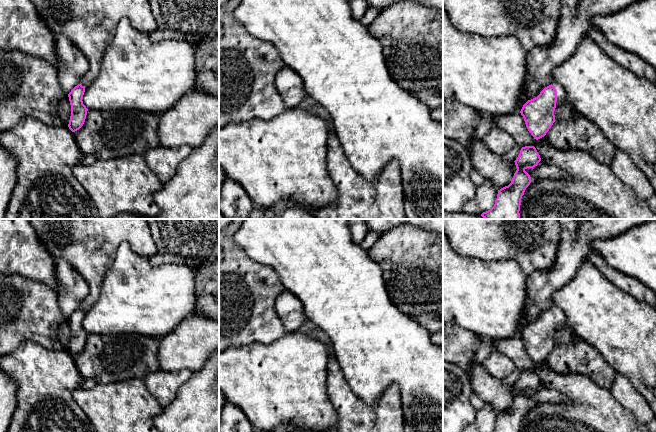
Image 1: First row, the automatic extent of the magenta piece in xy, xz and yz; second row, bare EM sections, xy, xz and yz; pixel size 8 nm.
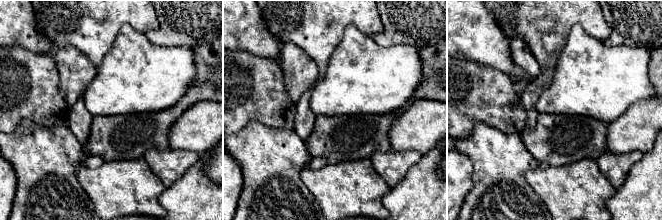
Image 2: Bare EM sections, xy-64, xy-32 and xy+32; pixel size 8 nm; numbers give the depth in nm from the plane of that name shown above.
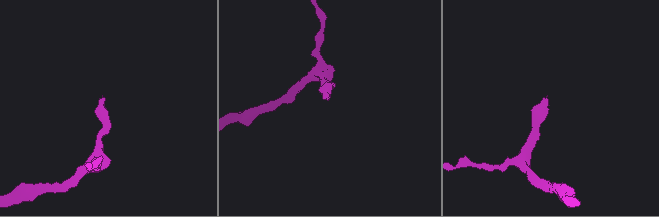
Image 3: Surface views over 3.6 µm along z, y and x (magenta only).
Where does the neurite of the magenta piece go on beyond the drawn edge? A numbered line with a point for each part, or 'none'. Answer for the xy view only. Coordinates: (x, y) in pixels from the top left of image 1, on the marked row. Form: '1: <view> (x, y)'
1: xy (91, 24)

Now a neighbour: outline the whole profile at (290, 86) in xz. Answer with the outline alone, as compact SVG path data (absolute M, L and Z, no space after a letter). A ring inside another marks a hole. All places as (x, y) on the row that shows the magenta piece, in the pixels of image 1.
M284 65L275 77L276 87L288 108L298 107L308 97L301 77Z

